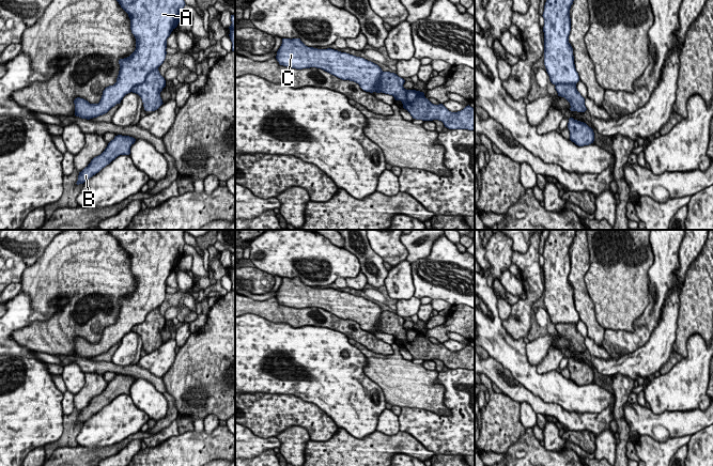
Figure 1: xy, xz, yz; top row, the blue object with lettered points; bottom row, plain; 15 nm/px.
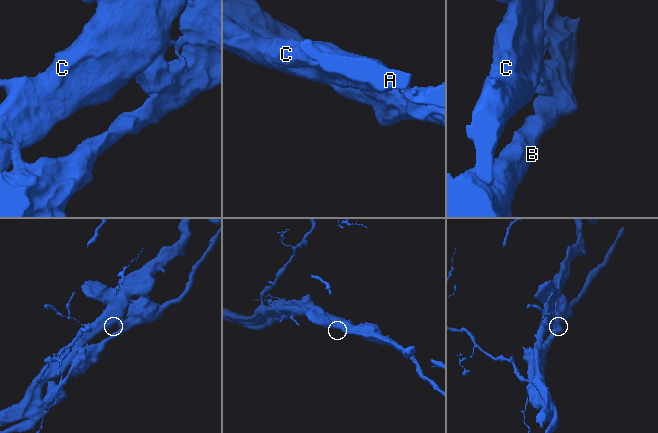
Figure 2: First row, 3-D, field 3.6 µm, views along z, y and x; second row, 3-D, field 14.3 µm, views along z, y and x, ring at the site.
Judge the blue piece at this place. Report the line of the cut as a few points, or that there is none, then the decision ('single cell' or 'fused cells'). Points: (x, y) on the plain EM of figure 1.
no cut; single cell

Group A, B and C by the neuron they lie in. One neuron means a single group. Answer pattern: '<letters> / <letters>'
A B C

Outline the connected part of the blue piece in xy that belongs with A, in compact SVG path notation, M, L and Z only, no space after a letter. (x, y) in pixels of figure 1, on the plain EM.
M184 230L108 231L128 253L130 269L136 278L136 289L129 296L119 299L120 310L117 322L105 327L98 343L90 343L80 337L75 338L75 355L87 359L107 353L130 331L141 337L145 351L155 351L164 343L160 331L166 326L166 320L160 314L158 307L166 298L167 278L185 255Z

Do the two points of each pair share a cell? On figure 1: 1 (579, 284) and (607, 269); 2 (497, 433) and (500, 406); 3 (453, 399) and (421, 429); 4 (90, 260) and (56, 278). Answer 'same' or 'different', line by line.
1: different
2: same
3: same
4: same

